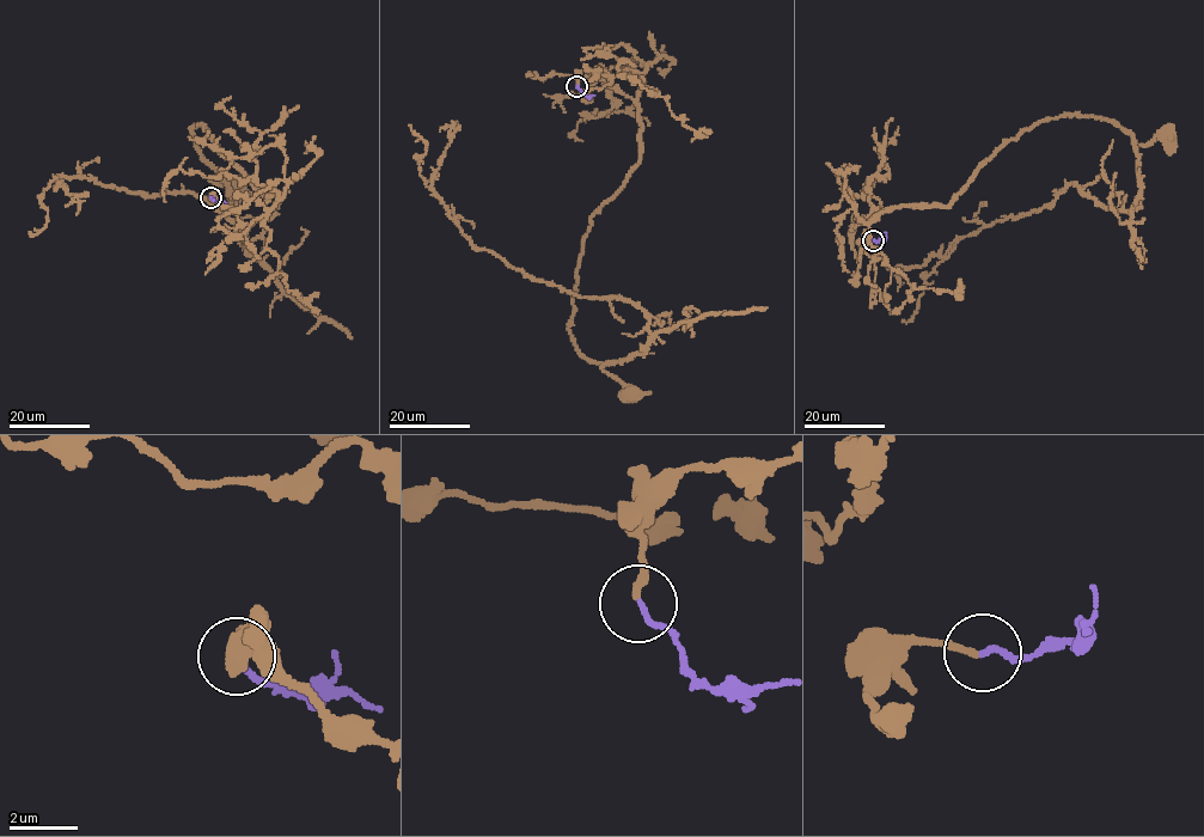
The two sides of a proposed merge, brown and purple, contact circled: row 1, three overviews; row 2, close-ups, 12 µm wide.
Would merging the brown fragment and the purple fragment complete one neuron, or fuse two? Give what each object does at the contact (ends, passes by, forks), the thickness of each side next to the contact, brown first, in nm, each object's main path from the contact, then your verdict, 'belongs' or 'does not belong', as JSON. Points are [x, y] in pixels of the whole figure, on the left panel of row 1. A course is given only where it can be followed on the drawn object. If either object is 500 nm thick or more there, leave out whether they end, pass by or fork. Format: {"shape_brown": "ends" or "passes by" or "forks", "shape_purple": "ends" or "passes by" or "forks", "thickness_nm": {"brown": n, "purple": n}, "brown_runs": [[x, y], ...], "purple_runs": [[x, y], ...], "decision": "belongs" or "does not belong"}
{"shape_brown": "ends", "shape_purple": "ends", "thickness_nm": {"brown": 200, "purple": 160}, "brown_runs": [[211, 197], [252, 225], [277, 195], [267, 200], [194, 126], [219, 176], [211, 179], [234, 188]], "purple_runs": [[211, 197], [227, 203]], "decision": "belongs"}

